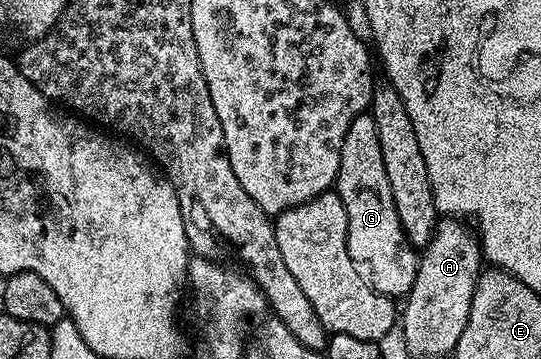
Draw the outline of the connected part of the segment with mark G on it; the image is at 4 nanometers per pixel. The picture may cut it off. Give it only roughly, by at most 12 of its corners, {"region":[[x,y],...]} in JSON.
{"region":[[370,114],[345,134],[337,191],[349,258],[406,297],[419,256],[397,218]]}

